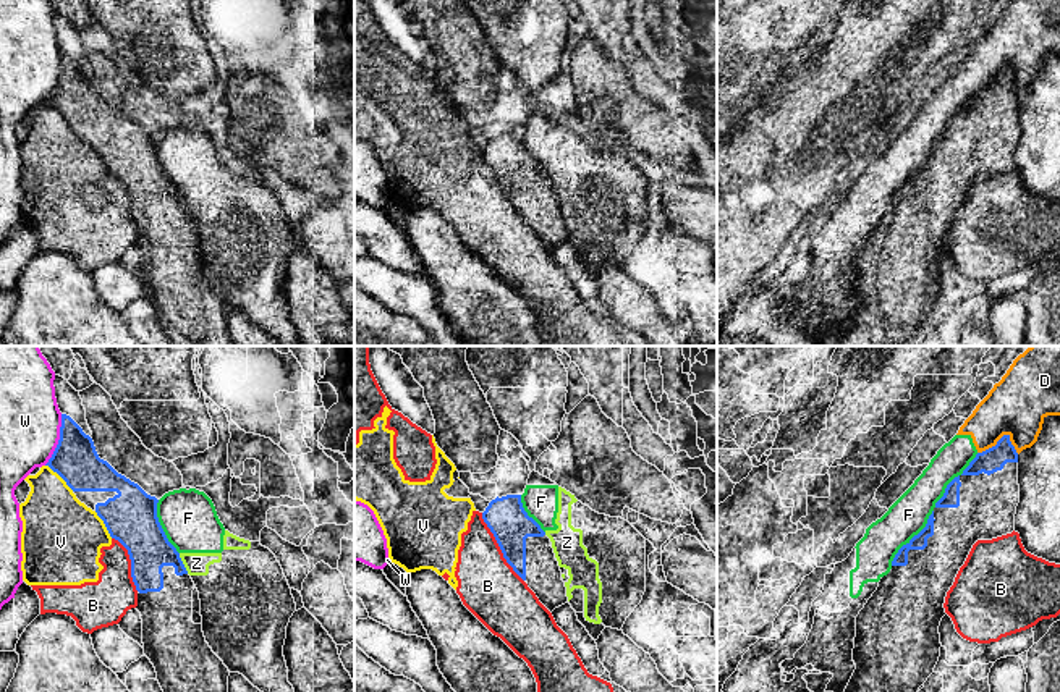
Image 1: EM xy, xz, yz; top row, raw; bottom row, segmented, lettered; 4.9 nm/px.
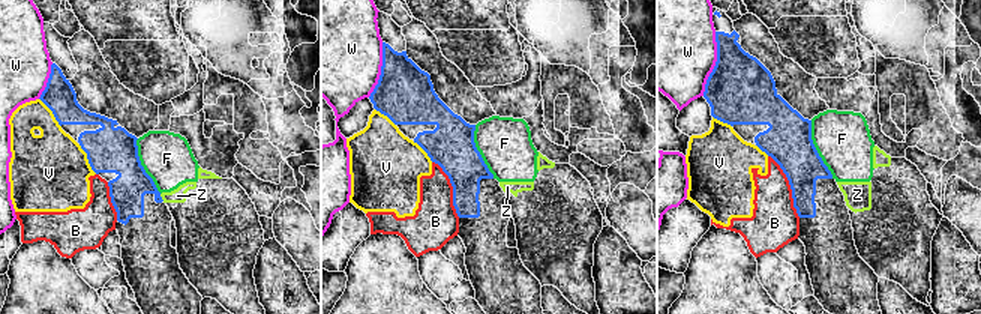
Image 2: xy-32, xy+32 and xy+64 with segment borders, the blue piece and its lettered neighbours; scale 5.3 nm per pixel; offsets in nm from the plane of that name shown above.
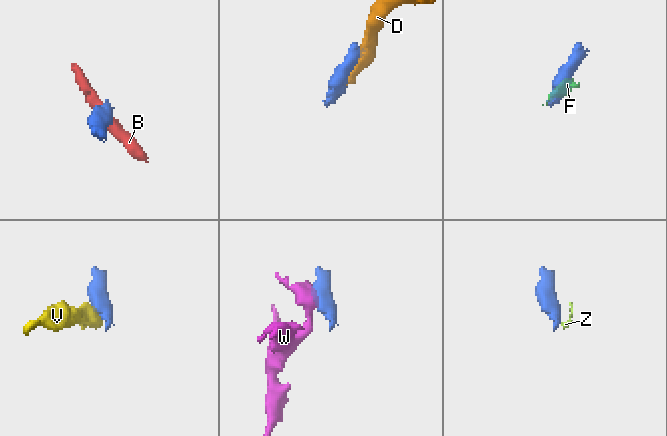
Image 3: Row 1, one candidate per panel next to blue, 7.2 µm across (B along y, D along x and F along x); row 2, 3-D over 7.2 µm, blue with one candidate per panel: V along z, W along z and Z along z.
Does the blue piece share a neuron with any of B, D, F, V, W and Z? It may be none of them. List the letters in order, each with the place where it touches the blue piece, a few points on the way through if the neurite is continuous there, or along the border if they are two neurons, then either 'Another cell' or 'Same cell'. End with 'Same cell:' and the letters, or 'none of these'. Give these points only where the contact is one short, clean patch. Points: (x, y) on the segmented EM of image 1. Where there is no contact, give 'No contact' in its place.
B: Touches blue at xz (499, 545). Another cell
D: Touches blue at yz (1002, 437). Another cell
F: Touches blue at yz (913, 537). Another cell
V: Touches blue at xy (60, 476). Another cell
W: Touches blue at xy (59, 440). Another cell
Z: Touches blue at xy (182, 563). Boundary: xy (178, 553), (188, 573). Another cell
Same cell: none of these

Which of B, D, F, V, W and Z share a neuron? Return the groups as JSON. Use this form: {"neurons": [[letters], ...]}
{"neurons": [["B", "V"], ["D", "F", "Z"], ["W"]]}

